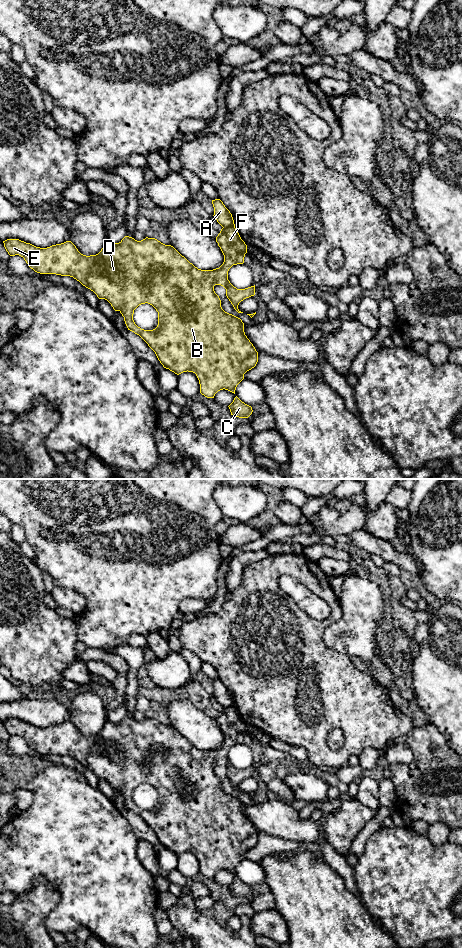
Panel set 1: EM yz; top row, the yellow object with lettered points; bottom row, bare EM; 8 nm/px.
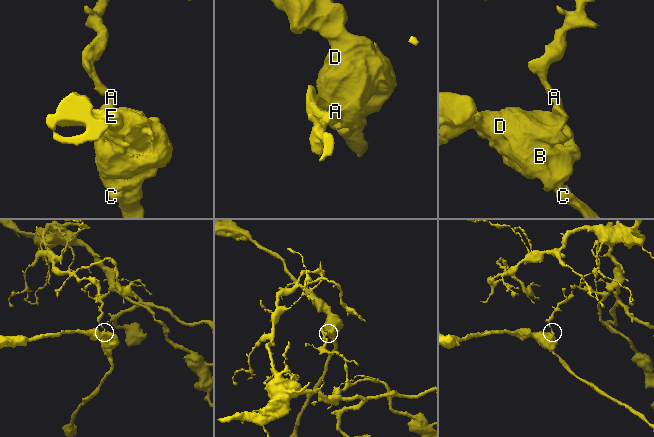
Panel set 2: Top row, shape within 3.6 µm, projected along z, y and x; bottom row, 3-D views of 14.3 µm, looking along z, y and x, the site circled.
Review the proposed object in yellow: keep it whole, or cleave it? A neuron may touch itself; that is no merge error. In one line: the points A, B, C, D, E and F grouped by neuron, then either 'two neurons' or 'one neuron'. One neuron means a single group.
groups A / B C D E F; two neurons

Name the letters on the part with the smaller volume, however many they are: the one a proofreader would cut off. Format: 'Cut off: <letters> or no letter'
Cut off: B, C, D, E, F

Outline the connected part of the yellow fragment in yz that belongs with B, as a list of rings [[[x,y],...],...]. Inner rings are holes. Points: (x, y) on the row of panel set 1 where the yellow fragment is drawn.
[[[223,227],[216,237],[216,242],[224,255],[223,264],[213,270],[201,270],[190,263],[173,246],[165,245],[155,238],[146,237],[137,241],[125,236],[119,243],[107,240],[98,254],[90,256],[81,254],[71,241],[47,248],[36,247],[19,239],[3,241],[10,256],[23,257],[35,272],[73,277],[93,291],[99,299],[107,300],[115,311],[122,314],[128,330],[139,335],[155,352],[164,368],[177,375],[187,371],[195,373],[199,380],[200,393],[207,398],[214,398],[215,394],[223,389],[235,394],[237,385],[244,379],[244,374],[254,368],[258,362],[258,352],[245,335],[244,323],[240,318],[222,309],[221,300],[214,291],[215,285],[223,286],[234,309],[238,313],[243,313],[238,309],[238,305],[244,299],[255,295],[255,285],[237,289],[228,280],[228,271],[233,265],[244,263],[247,245],[235,227]],[[145,303],[152,305],[158,312],[158,325],[153,330],[141,329],[133,320],[134,310]]]

